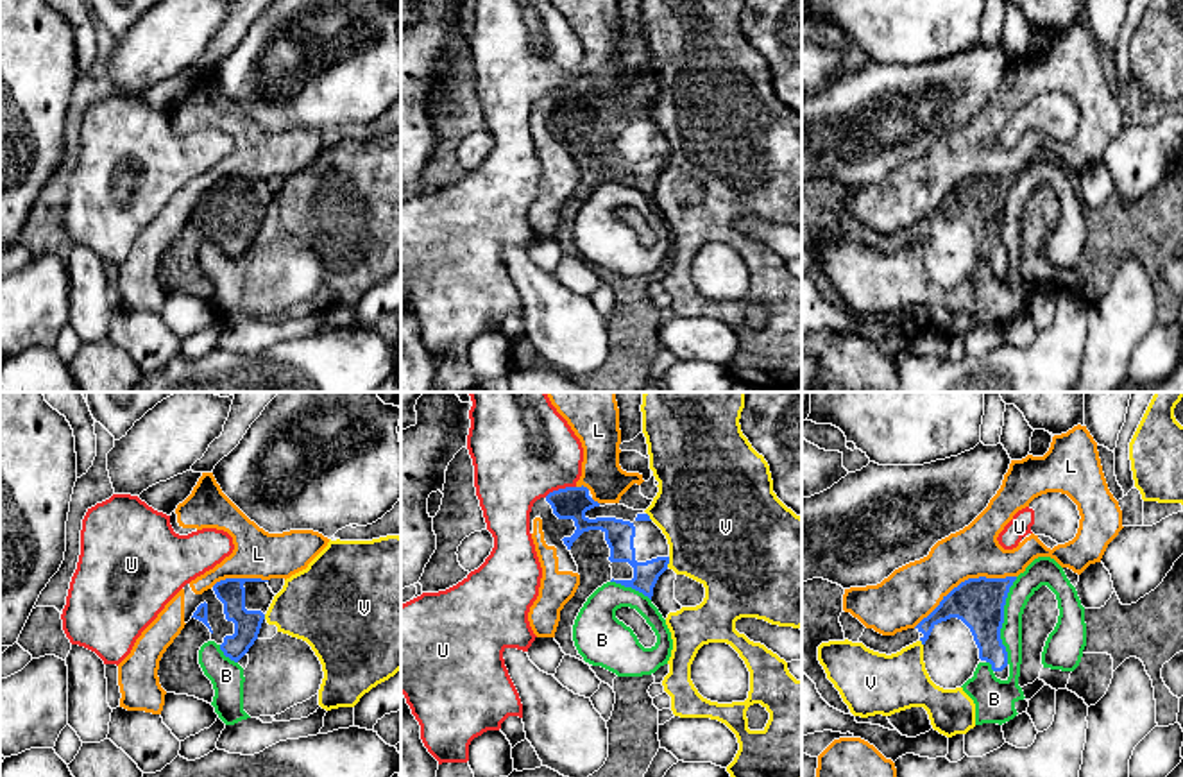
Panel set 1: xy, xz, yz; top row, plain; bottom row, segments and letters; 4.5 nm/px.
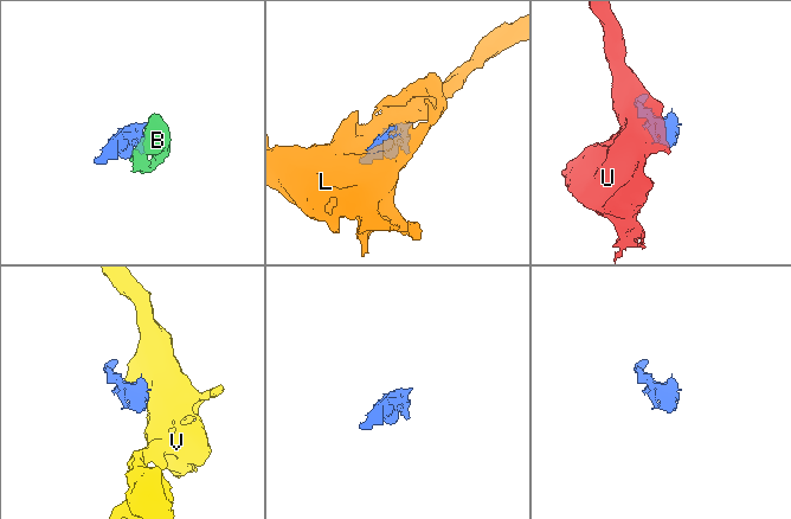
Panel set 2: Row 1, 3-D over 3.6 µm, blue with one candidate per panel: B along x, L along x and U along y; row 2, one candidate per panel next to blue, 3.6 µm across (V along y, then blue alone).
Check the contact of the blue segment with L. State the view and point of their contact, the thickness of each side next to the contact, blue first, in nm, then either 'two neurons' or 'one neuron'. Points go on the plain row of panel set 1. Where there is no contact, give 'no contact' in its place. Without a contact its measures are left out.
yz (965, 179) | 220/240 nm | two neurons

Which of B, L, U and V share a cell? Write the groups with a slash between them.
B V / L / U

